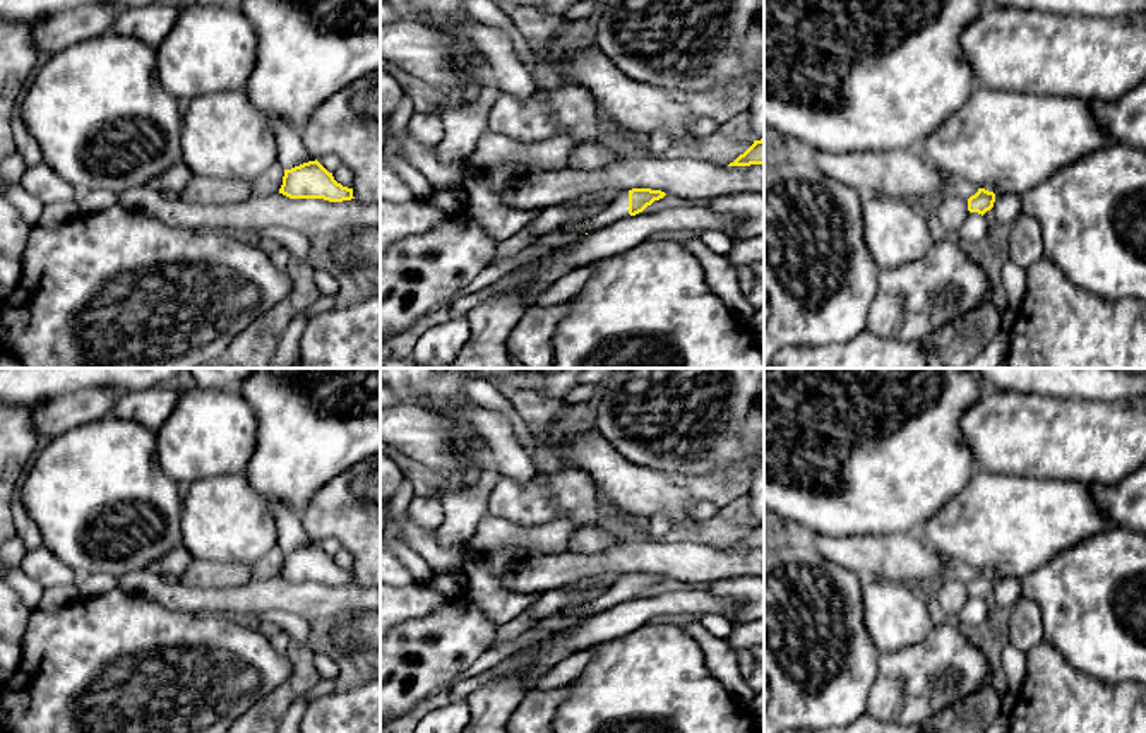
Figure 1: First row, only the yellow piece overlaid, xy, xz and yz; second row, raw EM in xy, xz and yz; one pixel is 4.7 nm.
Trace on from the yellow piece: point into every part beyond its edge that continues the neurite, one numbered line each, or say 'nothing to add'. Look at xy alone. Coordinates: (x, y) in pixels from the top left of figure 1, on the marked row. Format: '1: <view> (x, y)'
nothing to add

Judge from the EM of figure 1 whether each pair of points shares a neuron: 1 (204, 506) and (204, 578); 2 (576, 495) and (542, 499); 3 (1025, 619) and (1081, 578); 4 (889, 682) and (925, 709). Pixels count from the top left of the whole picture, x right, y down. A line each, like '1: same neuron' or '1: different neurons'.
1: different neurons
2: same neuron
3: different neurons
4: same neuron

